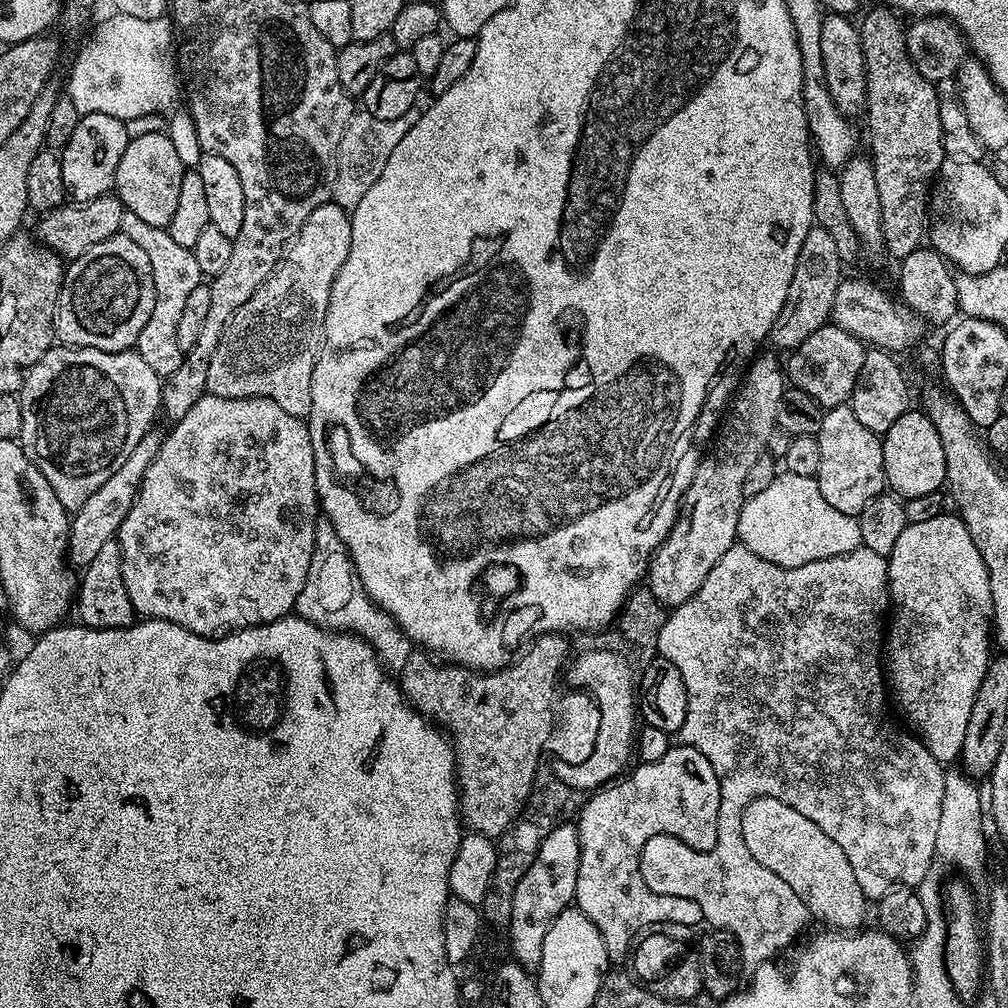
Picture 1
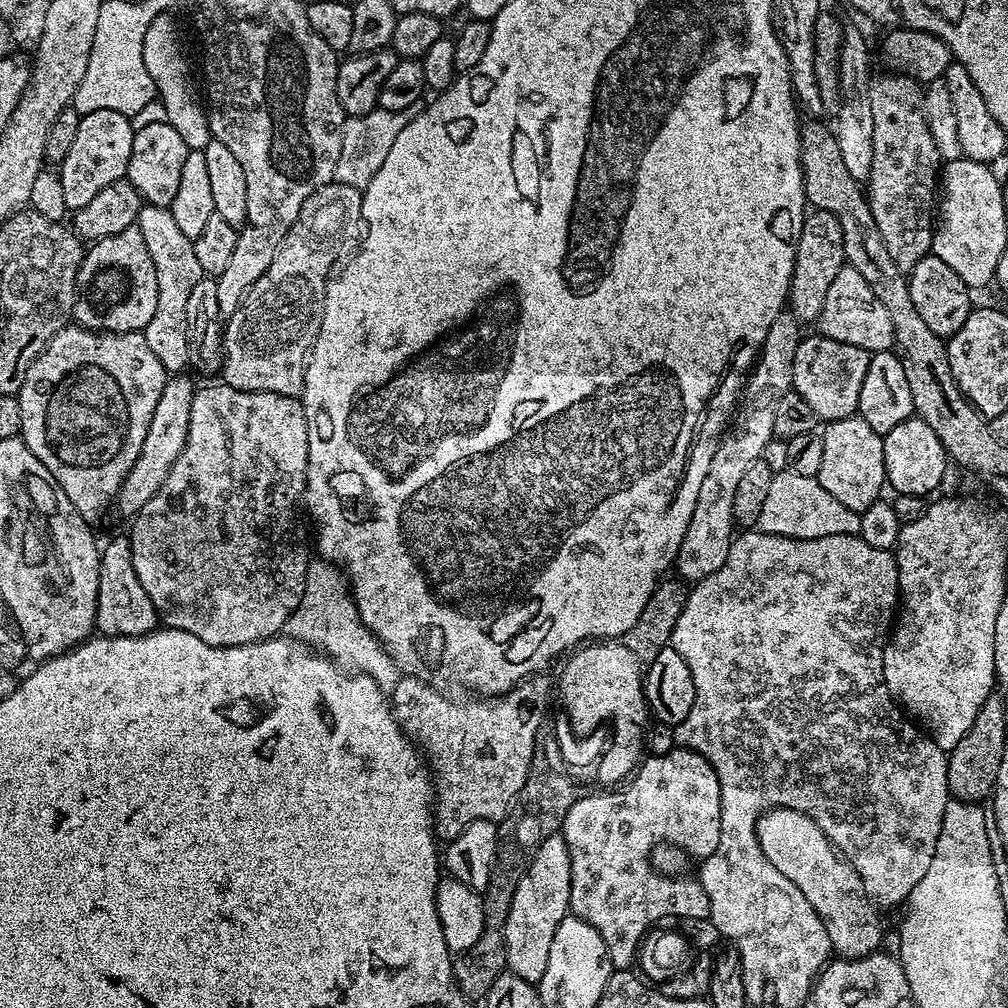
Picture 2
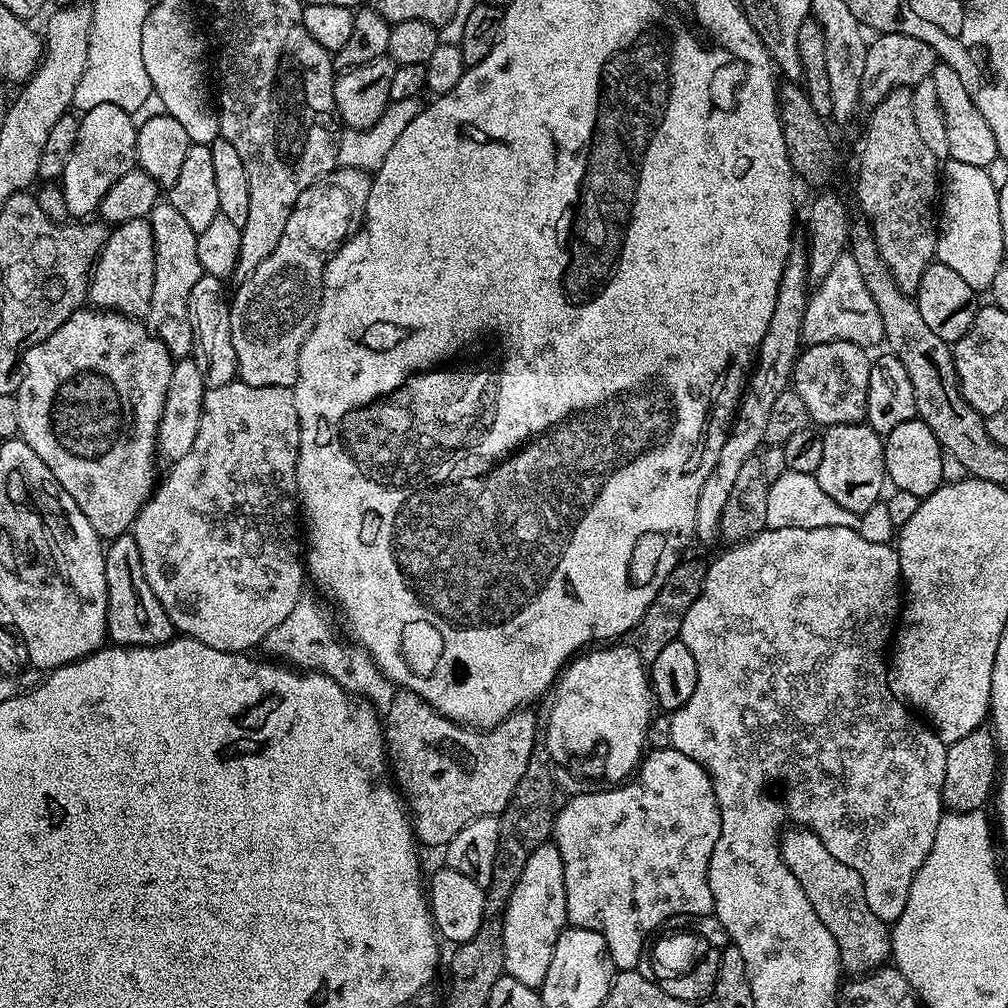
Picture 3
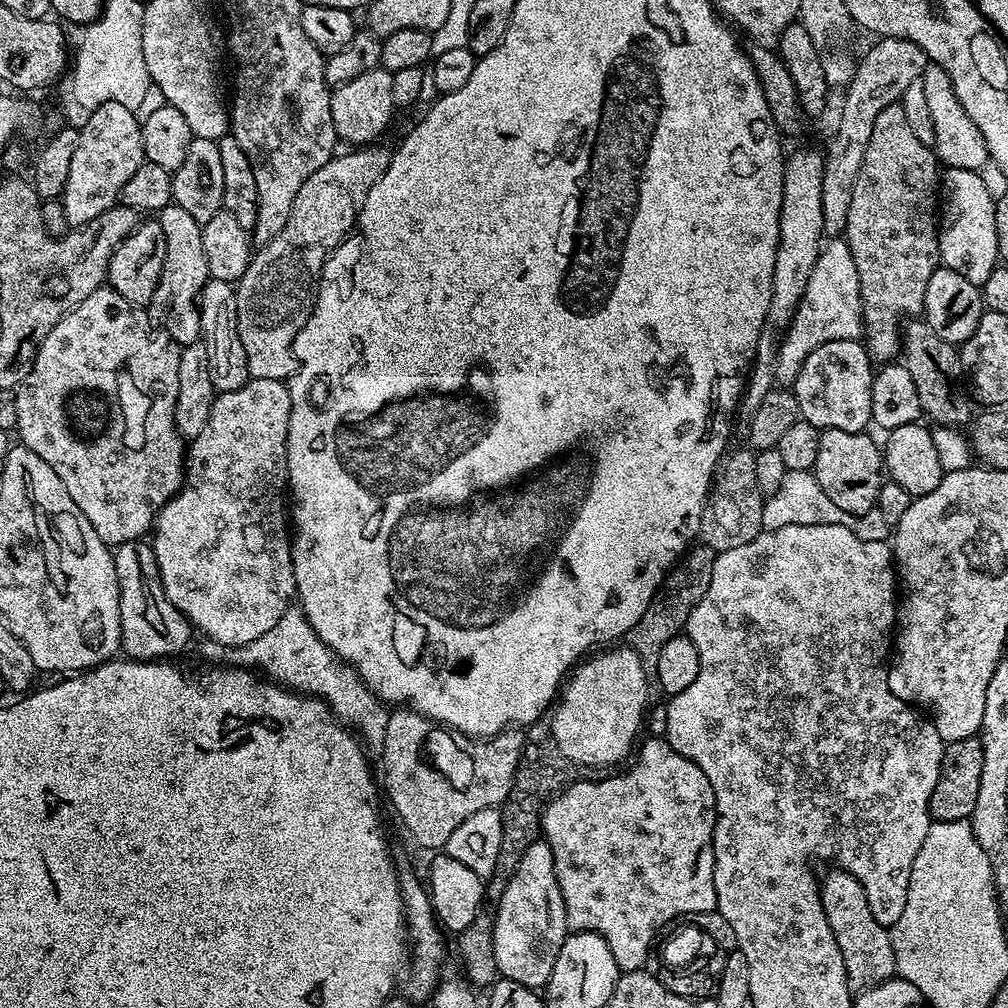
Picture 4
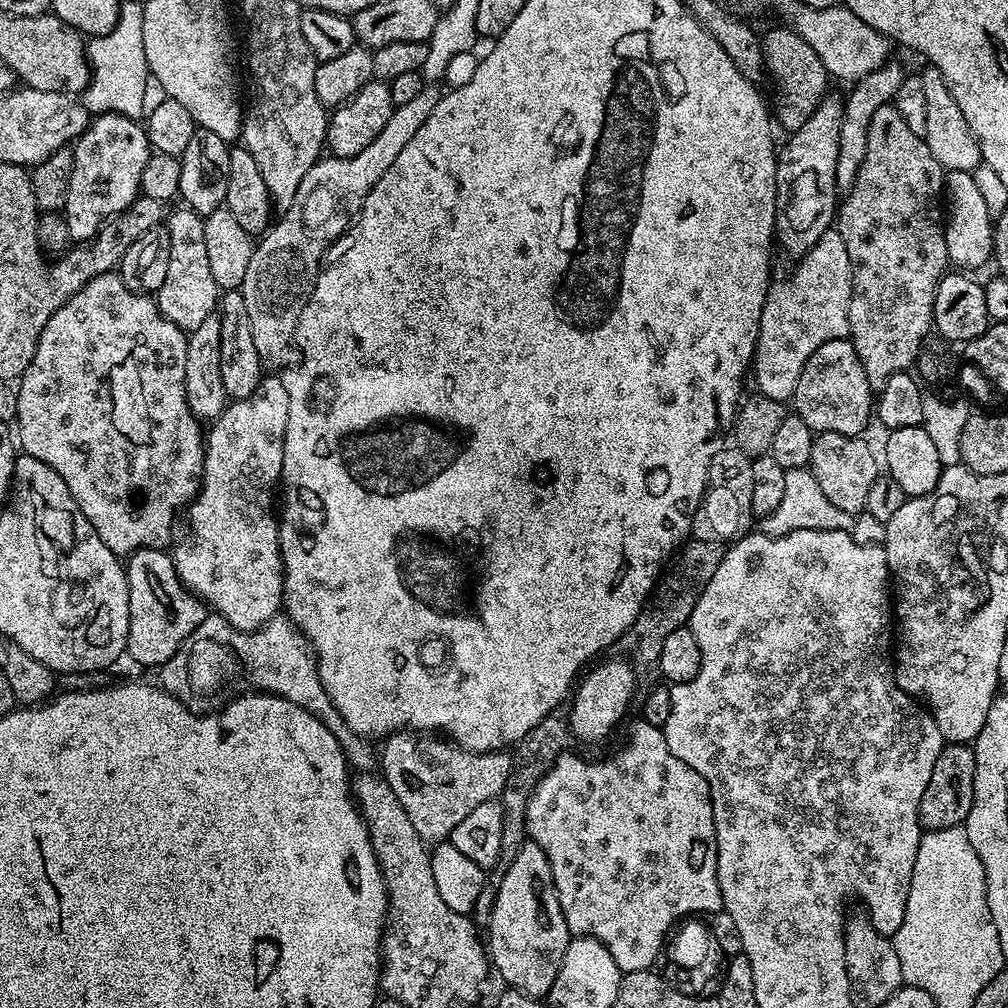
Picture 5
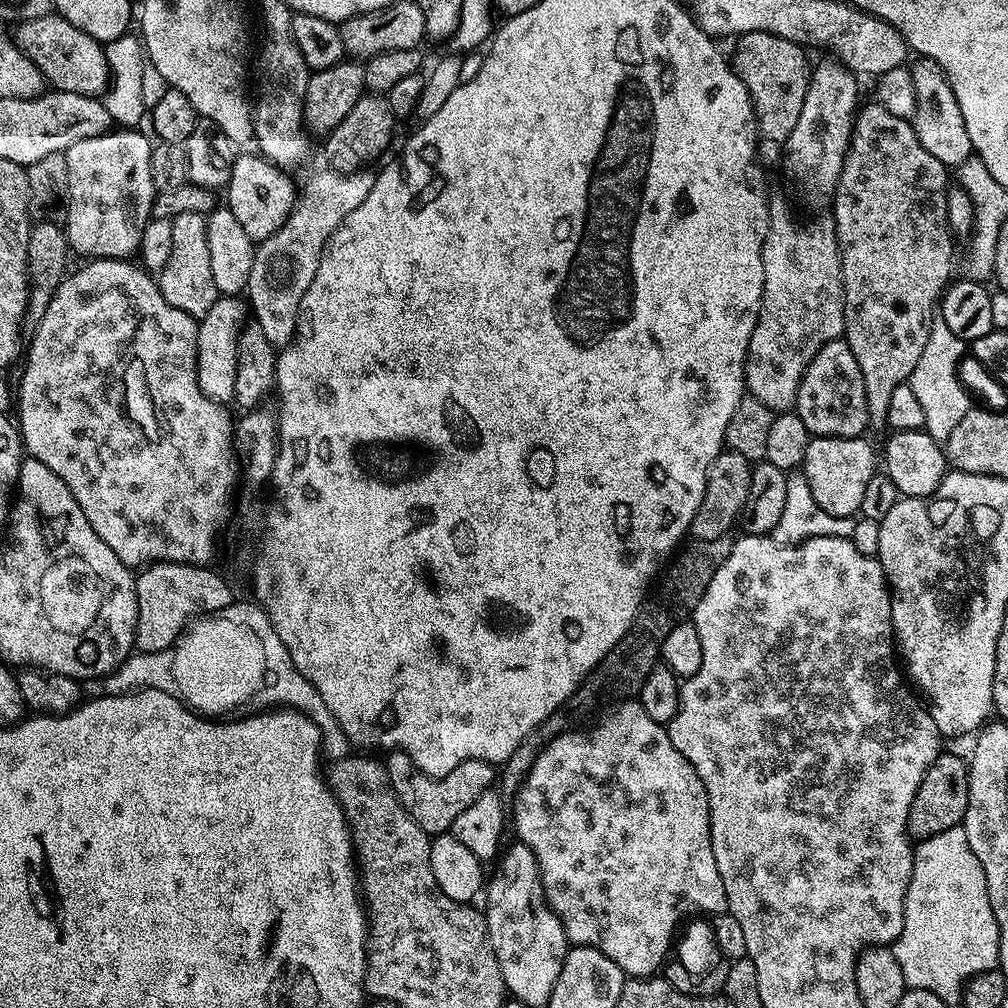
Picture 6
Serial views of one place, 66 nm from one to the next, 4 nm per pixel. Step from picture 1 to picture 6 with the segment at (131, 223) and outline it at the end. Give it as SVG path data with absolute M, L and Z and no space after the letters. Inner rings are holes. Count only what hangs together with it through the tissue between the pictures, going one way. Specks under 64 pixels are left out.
M202 212L178 214L171 221L174 246L170 246L170 258L166 258L166 266L158 274L160 293L166 302L170 302L170 306L199 318L218 299L214 273L210 270L210 246L206 243L208 222Z

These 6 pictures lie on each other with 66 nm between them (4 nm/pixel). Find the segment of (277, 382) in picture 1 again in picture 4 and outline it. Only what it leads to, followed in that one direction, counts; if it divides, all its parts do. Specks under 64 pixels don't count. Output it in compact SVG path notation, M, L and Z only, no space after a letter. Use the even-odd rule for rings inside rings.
M362 146L357 150L348 150L345 156L333 156L330 162L326 162L326 166L322 166L322 170L314 170L314 174L310 174L310 178L302 182L302 190L298 190L298 198L294 198L294 206L290 206L290 218L286 218L282 234L278 234L278 238L263 245L253 255L246 274L242 274L242 278L235 285L238 298L236 321L242 344L246 346L251 379L274 378L287 381L296 373L298 361L292 353L294 338L298 338L298 330L302 330L302 326L310 318L312 305L316 303L316 290L324 261L332 255L340 241L353 231L366 202L366 194L370 194L370 186L374 186L374 182L382 178L386 166L390 166L392 161L393 149L380 147Z

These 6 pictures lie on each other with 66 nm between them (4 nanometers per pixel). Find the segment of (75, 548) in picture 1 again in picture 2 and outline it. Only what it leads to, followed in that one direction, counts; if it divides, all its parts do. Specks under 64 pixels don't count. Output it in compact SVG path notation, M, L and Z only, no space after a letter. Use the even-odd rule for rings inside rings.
M172 374L164 381L164 389L158 398L158 406L154 406L154 418L150 418L150 430L146 430L142 450L134 466L130 466L122 486L116 491L114 497L114 509L116 508L120 516L135 518L142 510L142 506L146 506L146 502L150 502L154 494L158 494L170 466L182 450L188 433L194 391L194 384L191 384L186 377L187 375L184 374Z

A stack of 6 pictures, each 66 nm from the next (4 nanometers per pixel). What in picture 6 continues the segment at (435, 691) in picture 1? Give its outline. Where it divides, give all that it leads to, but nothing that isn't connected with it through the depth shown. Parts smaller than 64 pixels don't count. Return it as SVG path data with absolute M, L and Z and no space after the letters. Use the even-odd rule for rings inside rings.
M395 750L387 753L388 760L383 761L383 766L388 772L388 781L394 790L394 794L400 800L400 805L410 814L410 818L429 834L444 834L451 829L454 818L474 802L482 793L489 791L497 779L498 772L493 765L481 760L467 760L450 774L445 776L427 776L422 770L414 766L414 762L405 752Z

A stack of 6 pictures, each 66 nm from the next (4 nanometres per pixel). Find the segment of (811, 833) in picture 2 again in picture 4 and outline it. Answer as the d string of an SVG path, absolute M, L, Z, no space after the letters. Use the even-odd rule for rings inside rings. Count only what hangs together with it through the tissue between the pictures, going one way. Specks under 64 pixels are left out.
M832 870L825 880L823 877L819 881L818 887L834 942L838 942L842 950L842 962L846 966L849 985L856 987L857 984L857 989L863 990L893 979L896 976L896 959L892 949L892 934L878 922L878 918L874 918L862 882L858 882L858 878L849 872Z

